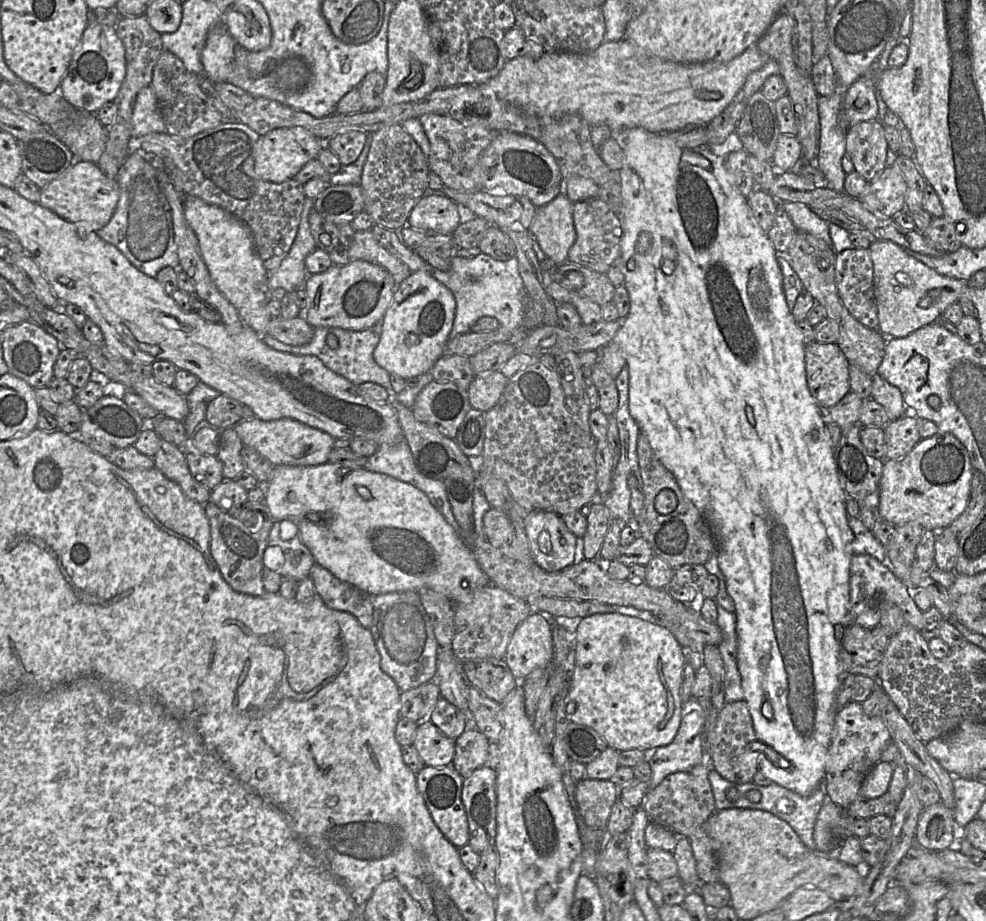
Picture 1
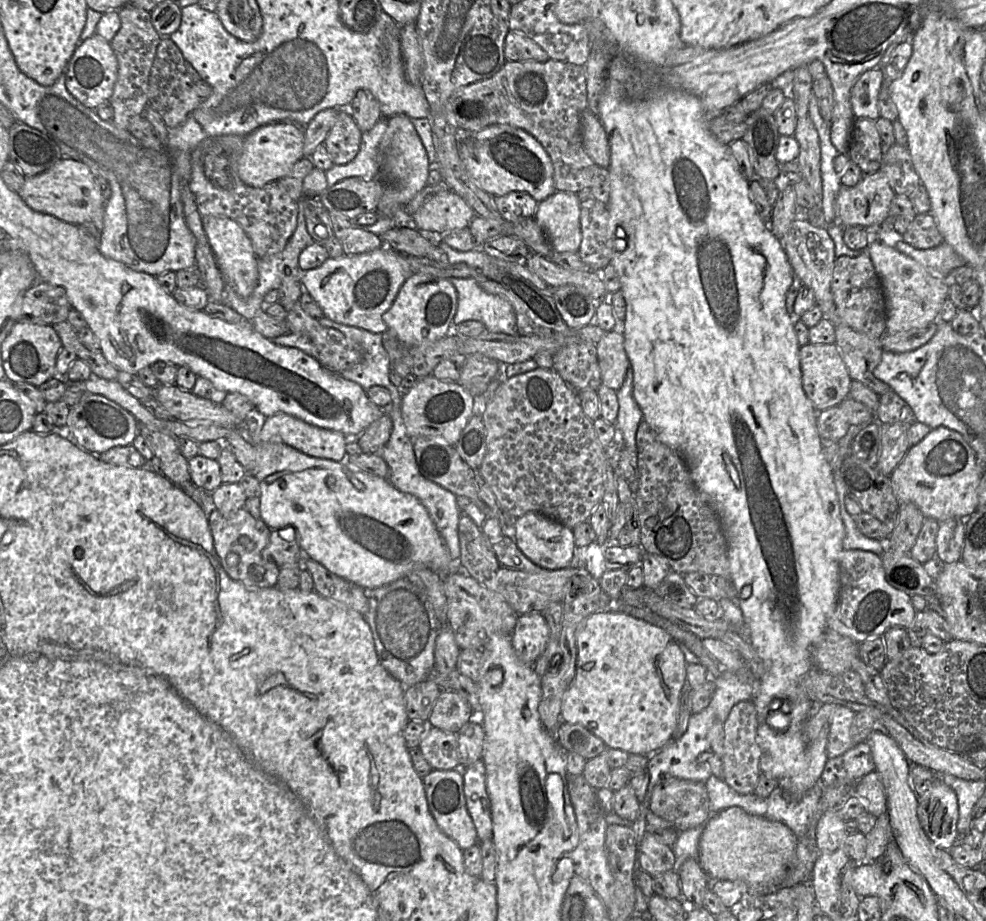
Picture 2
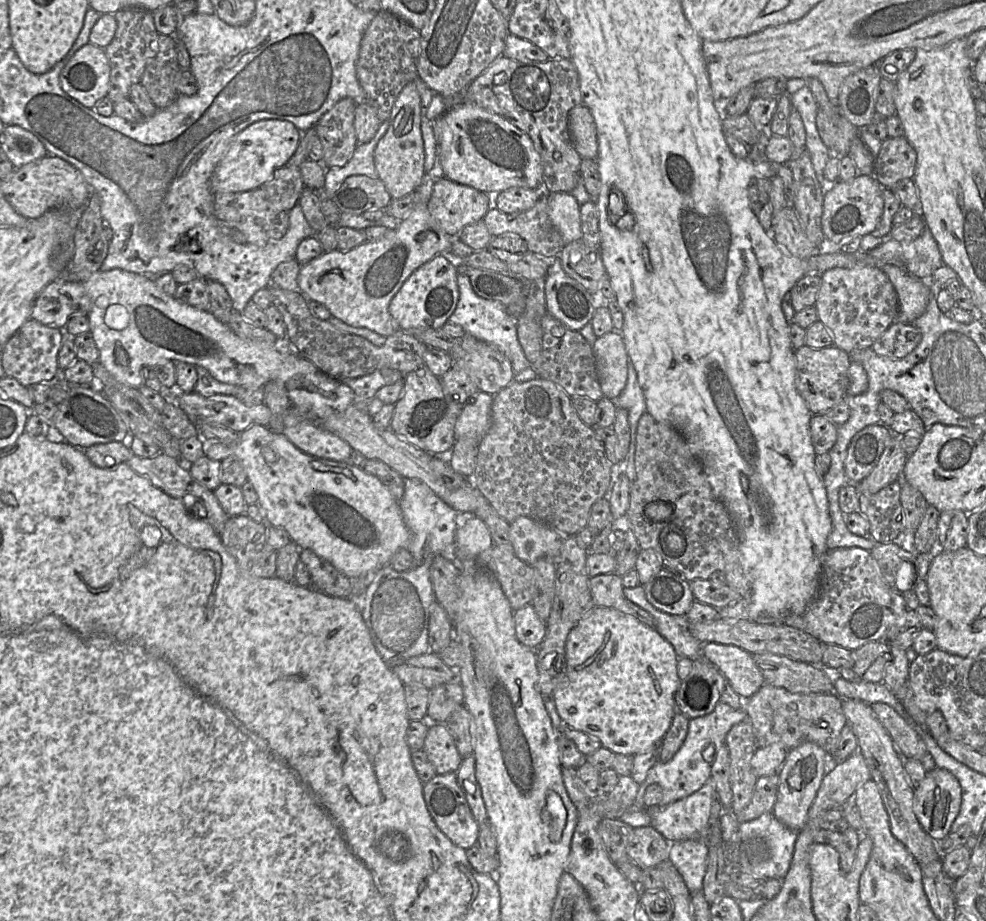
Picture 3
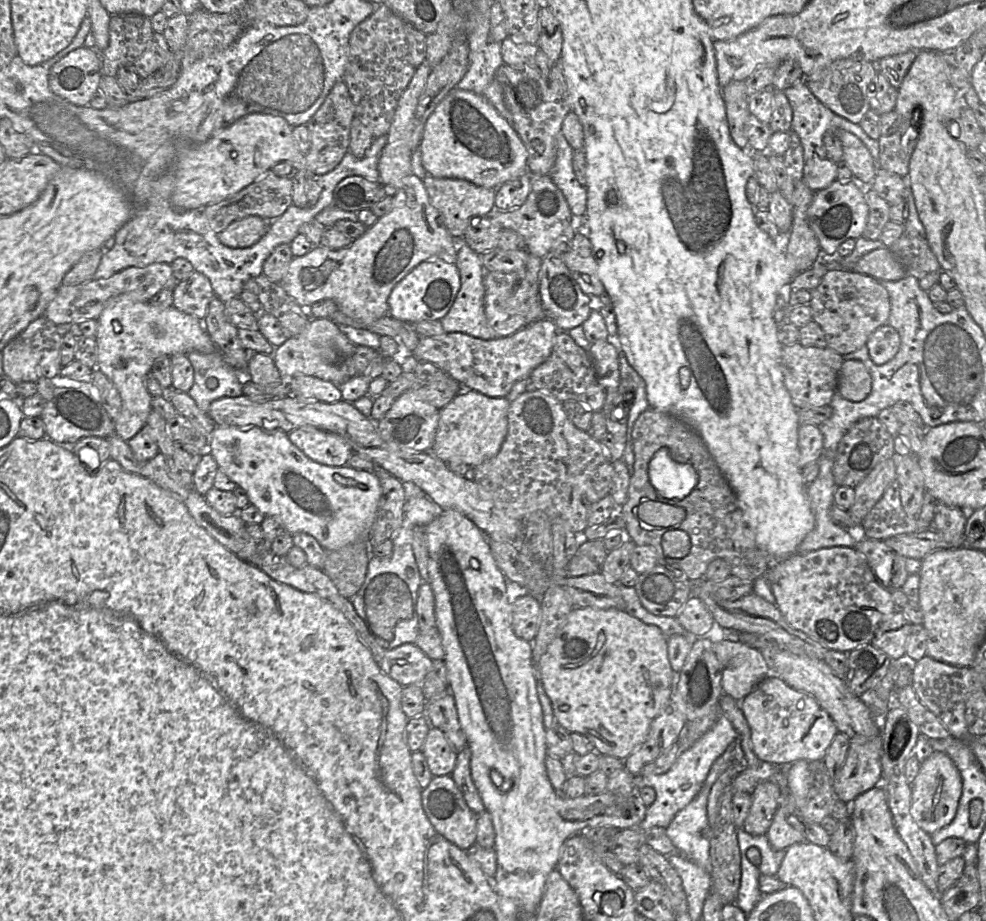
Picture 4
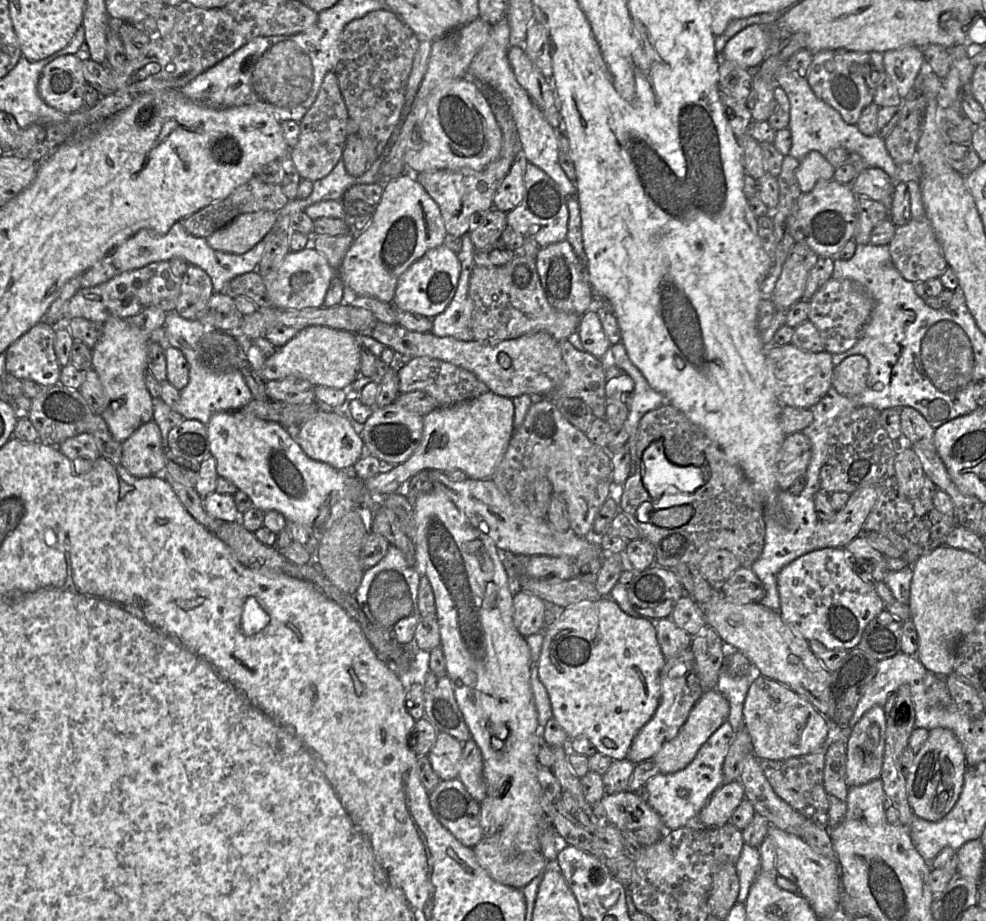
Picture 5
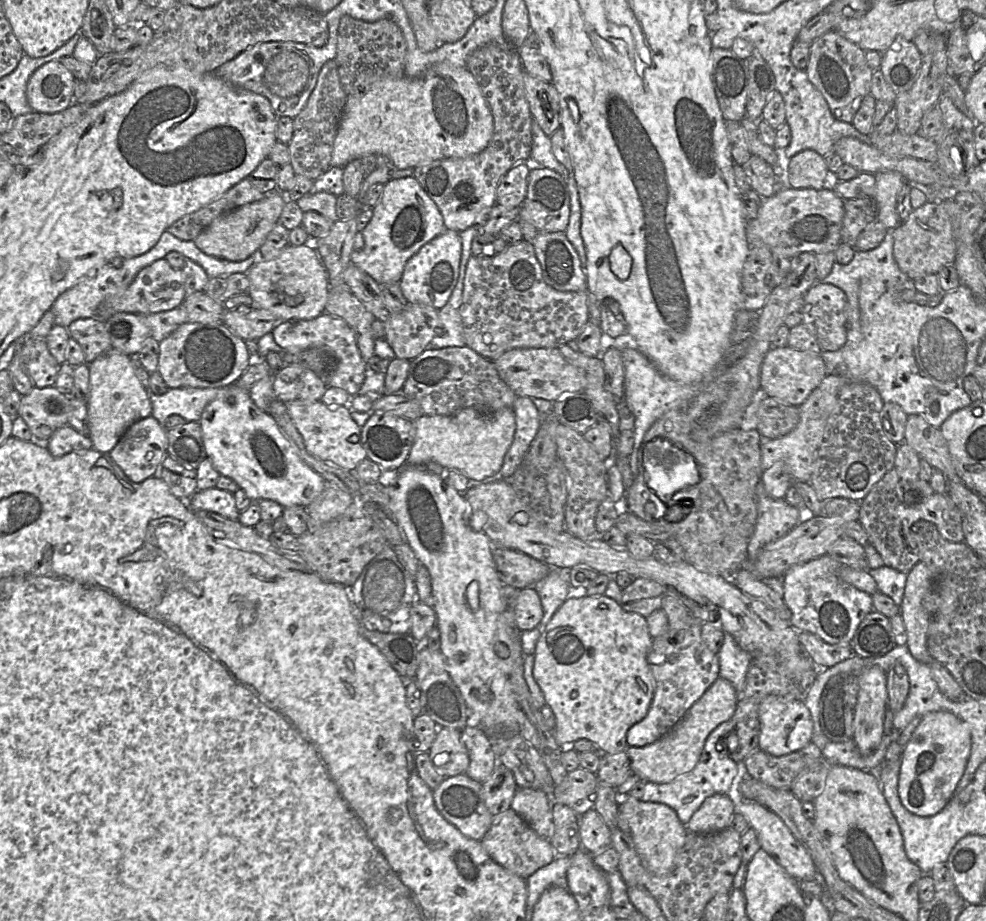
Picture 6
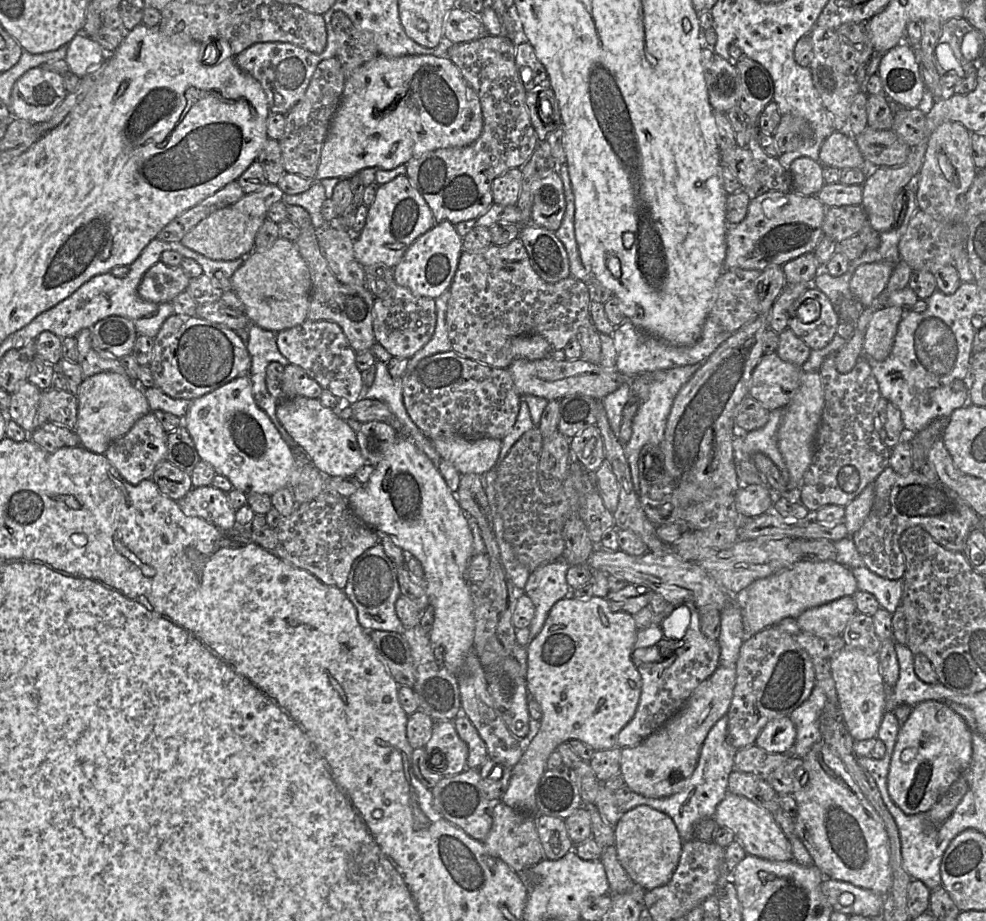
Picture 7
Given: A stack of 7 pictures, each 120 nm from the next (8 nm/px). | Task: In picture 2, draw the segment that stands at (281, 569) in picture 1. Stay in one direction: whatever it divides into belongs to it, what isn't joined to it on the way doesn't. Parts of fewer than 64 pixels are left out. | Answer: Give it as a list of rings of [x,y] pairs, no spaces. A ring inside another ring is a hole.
[[[292,526],[272,529],[266,554],[278,567],[302,563],[302,550],[296,529]]]

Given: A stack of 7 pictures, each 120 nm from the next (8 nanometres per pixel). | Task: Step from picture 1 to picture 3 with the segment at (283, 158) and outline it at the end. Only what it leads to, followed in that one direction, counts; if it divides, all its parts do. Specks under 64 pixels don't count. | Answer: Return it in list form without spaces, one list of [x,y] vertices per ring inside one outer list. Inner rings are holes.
[[[263,119],[252,123],[231,142],[210,178],[212,193],[245,192],[269,181],[276,169],[284,167],[295,153],[302,132],[282,119]]]

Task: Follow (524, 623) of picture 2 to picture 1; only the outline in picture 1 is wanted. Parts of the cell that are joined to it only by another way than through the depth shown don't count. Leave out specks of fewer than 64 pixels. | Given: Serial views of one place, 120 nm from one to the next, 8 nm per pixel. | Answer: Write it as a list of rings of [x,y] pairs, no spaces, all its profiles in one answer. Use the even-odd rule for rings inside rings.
[[[539,611],[522,621],[508,643],[504,660],[512,675],[522,681],[535,669],[553,661],[552,621]]]

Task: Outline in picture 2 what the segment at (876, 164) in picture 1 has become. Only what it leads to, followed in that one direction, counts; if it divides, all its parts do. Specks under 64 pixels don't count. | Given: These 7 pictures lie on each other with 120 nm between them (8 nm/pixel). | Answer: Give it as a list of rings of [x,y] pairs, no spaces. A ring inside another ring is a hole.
[[[855,118],[847,156],[864,175],[879,171],[883,152],[875,121]]]

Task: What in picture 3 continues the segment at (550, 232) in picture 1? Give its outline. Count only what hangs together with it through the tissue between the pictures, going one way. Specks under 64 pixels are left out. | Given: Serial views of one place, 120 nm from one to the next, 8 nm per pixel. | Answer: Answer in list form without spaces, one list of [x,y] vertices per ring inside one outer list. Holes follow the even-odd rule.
[[[567,192],[545,193],[548,196],[549,217],[566,244],[582,238],[580,206]]]

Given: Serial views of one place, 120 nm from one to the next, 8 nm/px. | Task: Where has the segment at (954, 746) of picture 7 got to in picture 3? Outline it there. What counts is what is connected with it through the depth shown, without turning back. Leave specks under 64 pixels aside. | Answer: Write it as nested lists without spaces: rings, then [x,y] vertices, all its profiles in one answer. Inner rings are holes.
[[[935,768],[926,772],[924,780],[914,790],[913,811],[929,837],[936,843],[943,841],[949,834],[961,807],[961,786],[957,778],[948,770]]]

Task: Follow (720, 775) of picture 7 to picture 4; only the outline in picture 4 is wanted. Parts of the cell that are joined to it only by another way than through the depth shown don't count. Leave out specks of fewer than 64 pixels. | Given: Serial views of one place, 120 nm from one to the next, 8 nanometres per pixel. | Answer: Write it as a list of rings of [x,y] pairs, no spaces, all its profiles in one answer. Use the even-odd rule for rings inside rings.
[[[721,713],[708,732],[690,748],[680,752],[669,771],[661,775],[640,776],[637,779],[637,788],[652,787],[656,792],[656,800],[647,808],[645,819],[638,826],[638,829],[642,831],[653,827],[666,829],[676,814],[698,795],[712,765],[736,738],[737,733],[732,723],[725,714]]]

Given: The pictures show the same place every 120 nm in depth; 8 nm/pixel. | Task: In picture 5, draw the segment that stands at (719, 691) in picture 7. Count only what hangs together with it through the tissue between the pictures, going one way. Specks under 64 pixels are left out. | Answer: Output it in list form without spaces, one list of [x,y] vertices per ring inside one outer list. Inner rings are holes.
[[[717,689],[703,693],[678,735],[665,743],[662,749],[652,758],[659,767],[660,773],[673,774],[685,769],[694,760],[699,749],[710,736],[727,721],[729,711],[728,700]]]

